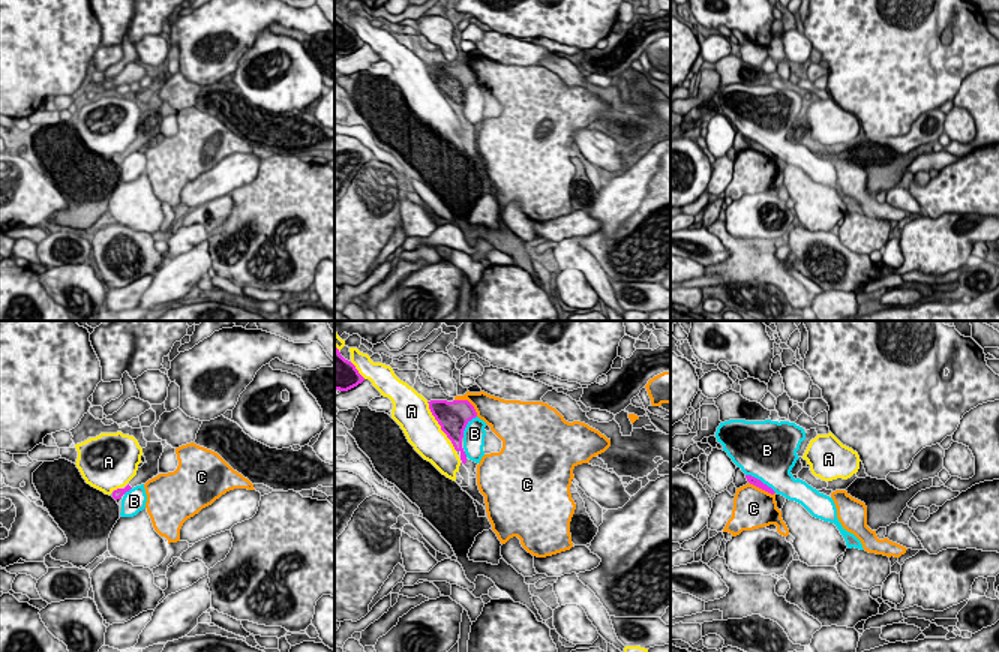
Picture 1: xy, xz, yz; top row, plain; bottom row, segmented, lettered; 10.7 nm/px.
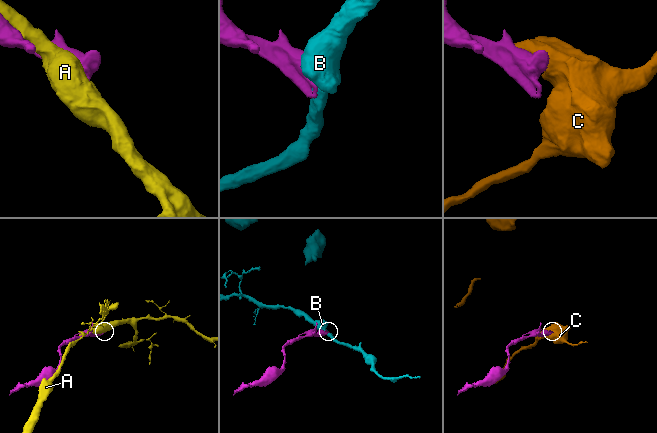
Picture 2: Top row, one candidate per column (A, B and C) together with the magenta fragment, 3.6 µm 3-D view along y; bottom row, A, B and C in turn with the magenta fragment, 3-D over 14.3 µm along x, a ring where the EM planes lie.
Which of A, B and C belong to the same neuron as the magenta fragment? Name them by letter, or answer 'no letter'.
no letter

